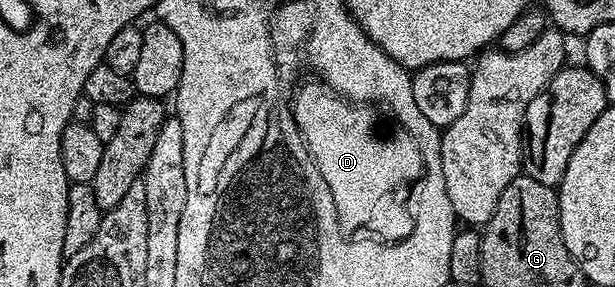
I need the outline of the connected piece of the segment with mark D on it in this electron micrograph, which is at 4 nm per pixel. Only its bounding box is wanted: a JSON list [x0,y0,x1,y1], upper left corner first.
[289,81,423,241]

